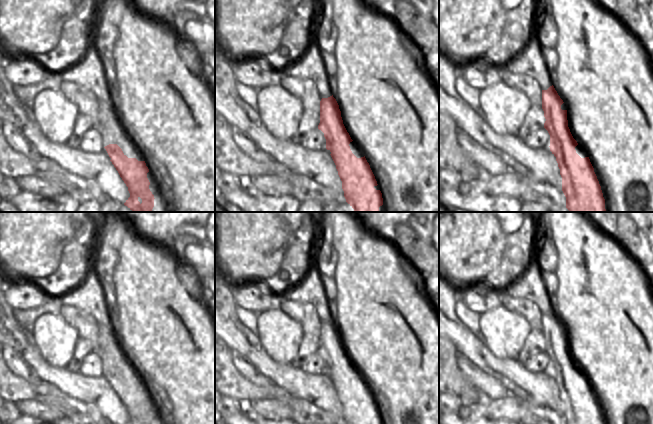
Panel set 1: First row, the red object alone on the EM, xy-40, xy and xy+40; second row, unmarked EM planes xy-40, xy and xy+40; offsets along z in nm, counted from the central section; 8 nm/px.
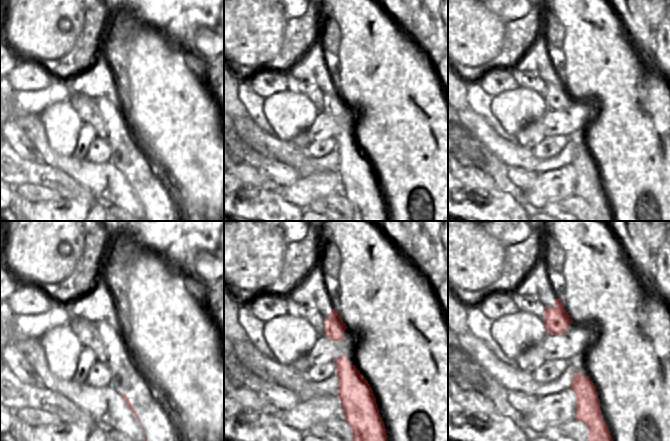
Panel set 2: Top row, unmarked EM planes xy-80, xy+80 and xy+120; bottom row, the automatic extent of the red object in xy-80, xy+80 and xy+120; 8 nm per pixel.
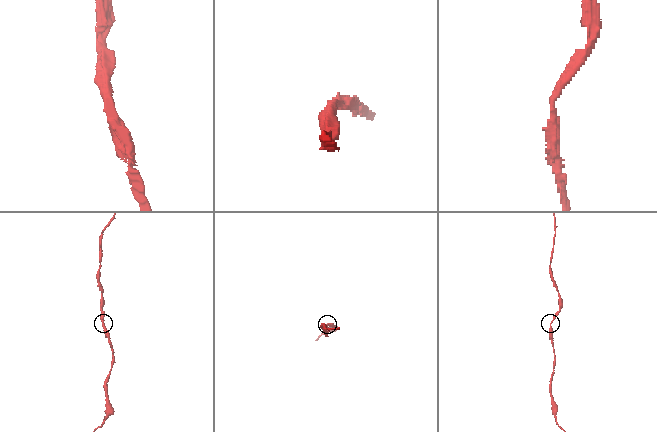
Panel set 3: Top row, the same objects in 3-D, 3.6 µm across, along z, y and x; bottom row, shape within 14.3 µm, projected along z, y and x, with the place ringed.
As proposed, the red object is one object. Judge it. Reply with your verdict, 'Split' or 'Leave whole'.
Leave whole

